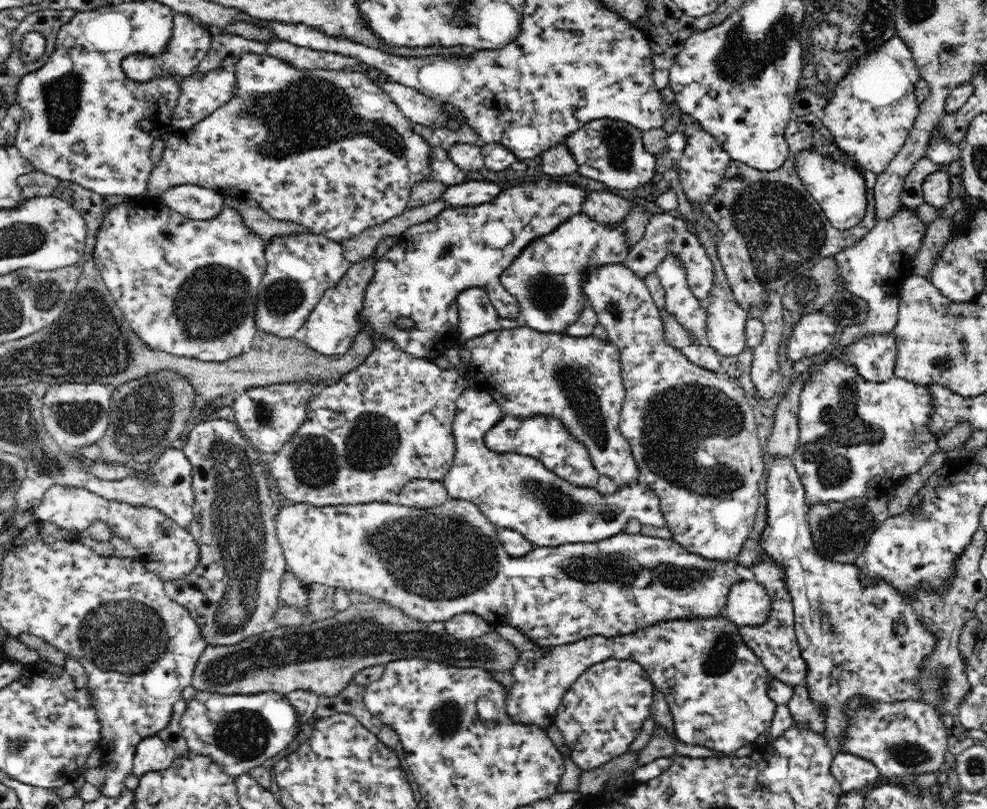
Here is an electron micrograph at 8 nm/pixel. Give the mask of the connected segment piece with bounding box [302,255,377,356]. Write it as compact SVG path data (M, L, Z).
M373 255L366 260L352 263L346 275L334 285L331 289L324 293L320 302L312 309L307 323L304 324L303 343L308 348L318 351L324 356L336 356L336 354L344 354L348 352L350 346L359 333L360 310L364 302L364 292L375 274L375 264L377 258Z

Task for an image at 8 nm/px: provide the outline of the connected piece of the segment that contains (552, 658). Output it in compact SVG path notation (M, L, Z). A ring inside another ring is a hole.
M698 617L693 620L661 621L646 629L624 634L624 636L586 636L572 644L558 644L554 648L539 648L534 640L511 625L494 628L502 637L516 647L517 660L510 671L514 684L506 687L505 709L514 723L536 725L548 730L554 719L562 697L572 683L593 664L608 659L632 660L643 666L653 686L664 694L674 721L675 737L686 744L705 746L724 756L732 756L738 748L754 743L764 731L769 730L776 703L768 694L769 672L760 657L743 641L739 627L722 617Z

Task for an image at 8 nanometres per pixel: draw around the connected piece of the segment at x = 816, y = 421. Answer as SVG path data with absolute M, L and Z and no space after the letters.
M826 358L824 364L820 366L814 366L812 368L812 380L806 384L806 388L802 389L799 396L799 411L797 414L799 422L799 442L791 456L793 465L797 470L798 476L801 479L802 485L805 489L805 500L807 506L810 508L815 504L826 504L830 502L843 502L851 499L878 499L886 496L890 492L890 489L895 486L896 483L900 483L909 474L915 474L928 462L928 458L932 456L938 449L936 435L928 432L928 418L932 416L932 395L928 392L927 385L914 384L914 382L908 382L904 378L890 378L890 380L881 383L868 382L864 380L855 368L846 368L840 360L836 358Z

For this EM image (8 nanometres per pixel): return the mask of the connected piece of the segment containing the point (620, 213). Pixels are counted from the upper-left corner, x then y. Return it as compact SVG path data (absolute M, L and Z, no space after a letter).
M599 190L586 192L582 212L594 217L600 224L617 224L623 222L630 212L632 202L620 195Z

